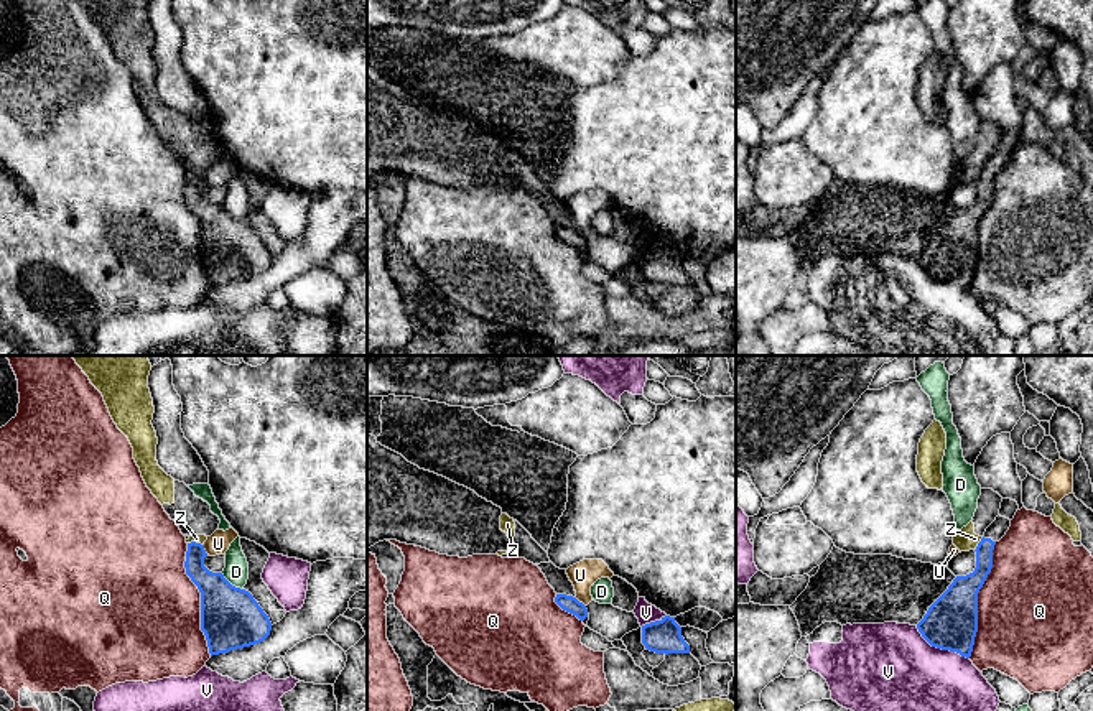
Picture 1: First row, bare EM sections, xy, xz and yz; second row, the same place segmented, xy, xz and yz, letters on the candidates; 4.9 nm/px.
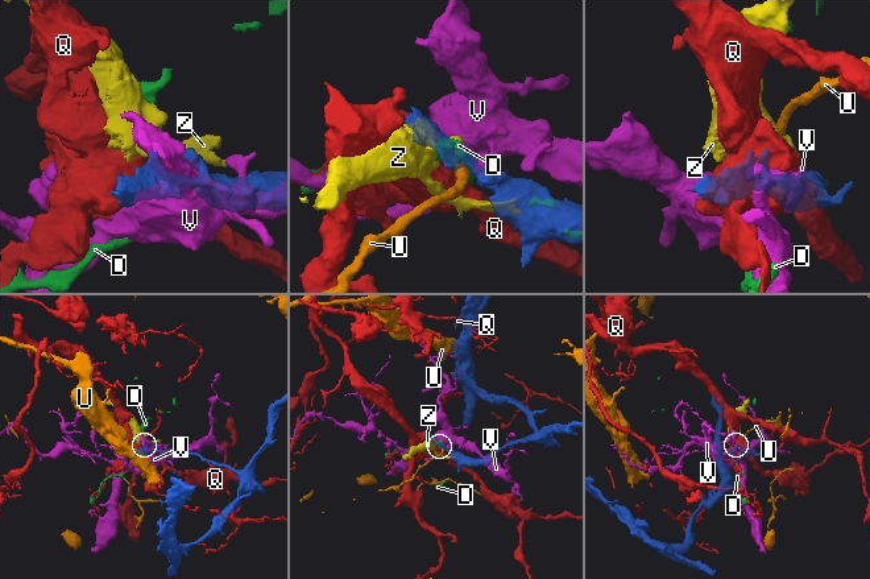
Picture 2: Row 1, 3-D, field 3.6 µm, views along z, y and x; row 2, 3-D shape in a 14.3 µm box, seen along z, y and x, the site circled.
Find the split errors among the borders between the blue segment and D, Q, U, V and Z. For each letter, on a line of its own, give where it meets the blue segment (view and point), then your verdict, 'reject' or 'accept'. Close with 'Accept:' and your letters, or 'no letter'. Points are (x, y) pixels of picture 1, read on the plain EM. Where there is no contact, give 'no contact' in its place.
D: contact xy (231, 216); reject
Q: contact yz (976, 231); reject
U: contact xz (578, 232); reject
V: contact yz (940, 278); reject
Z: contact yz (978, 175); reject
Accept: no letter

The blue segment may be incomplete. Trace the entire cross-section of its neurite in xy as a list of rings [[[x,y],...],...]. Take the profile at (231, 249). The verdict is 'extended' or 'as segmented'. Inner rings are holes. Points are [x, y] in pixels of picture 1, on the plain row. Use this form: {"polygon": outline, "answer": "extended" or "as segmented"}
{"polygon": [[[188,174],[184,199],[201,224],[201,262],[211,288],[263,273],[272,262],[268,247],[249,222],[209,202],[206,188],[204,176]]], "answer": "as segmented"}

